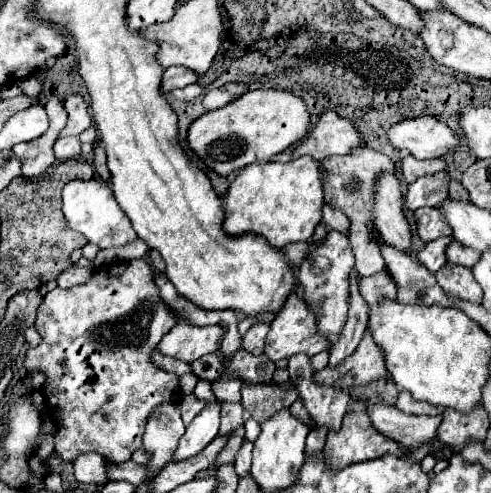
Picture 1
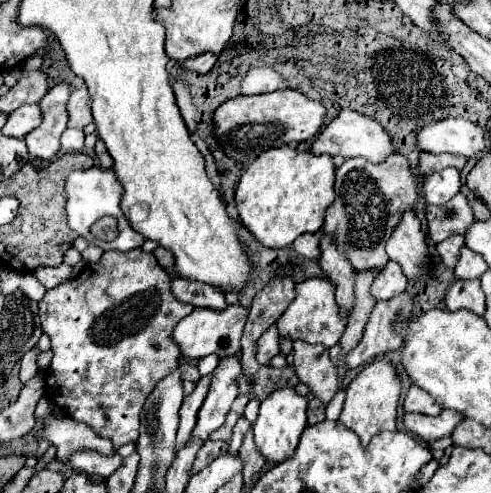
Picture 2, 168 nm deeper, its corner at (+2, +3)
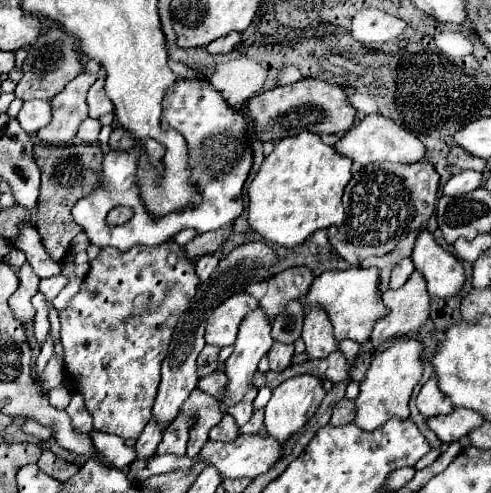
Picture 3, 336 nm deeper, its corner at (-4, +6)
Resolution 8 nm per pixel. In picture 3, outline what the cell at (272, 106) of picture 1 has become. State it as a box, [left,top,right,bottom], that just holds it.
[249,78,357,140]

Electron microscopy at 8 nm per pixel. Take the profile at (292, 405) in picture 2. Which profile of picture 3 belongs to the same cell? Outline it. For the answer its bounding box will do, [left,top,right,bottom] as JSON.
[265,374,325,442]

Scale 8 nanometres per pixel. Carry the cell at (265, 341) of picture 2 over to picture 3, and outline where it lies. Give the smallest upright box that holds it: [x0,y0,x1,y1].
[269,342,293,372]

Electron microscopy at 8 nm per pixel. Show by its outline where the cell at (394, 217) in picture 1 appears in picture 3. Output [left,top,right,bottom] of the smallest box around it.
[411,232,465,300]

